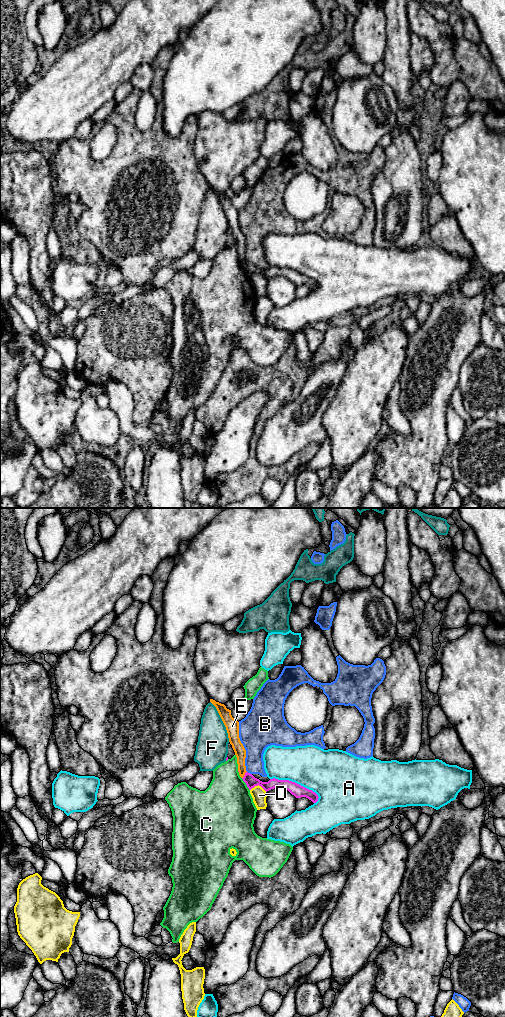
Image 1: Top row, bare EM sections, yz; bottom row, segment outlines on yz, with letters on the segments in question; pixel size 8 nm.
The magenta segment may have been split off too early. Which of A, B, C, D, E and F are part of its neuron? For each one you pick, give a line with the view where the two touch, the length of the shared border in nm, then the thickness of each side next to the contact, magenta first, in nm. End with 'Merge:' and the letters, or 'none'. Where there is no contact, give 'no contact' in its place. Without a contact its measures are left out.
Merge: none

